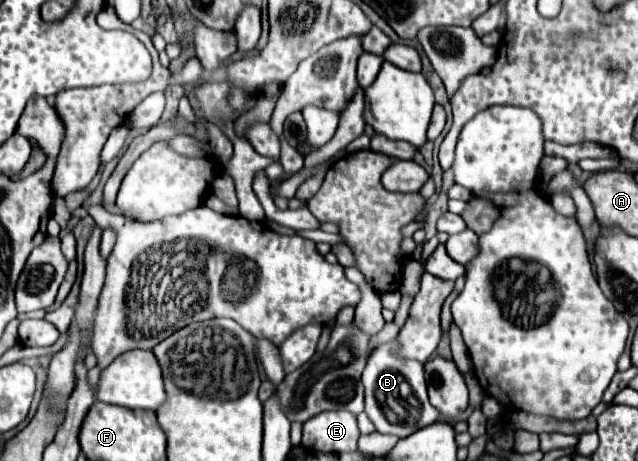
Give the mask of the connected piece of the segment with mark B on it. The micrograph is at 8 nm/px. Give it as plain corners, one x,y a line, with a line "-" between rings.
387,341
373,349
367,367
363,371
365,385
365,413
373,421
379,433
391,433
397,437
407,437
421,427
437,421
437,409
431,407
427,399
425,369
423,363
415,359
405,359
397,355
399,341

